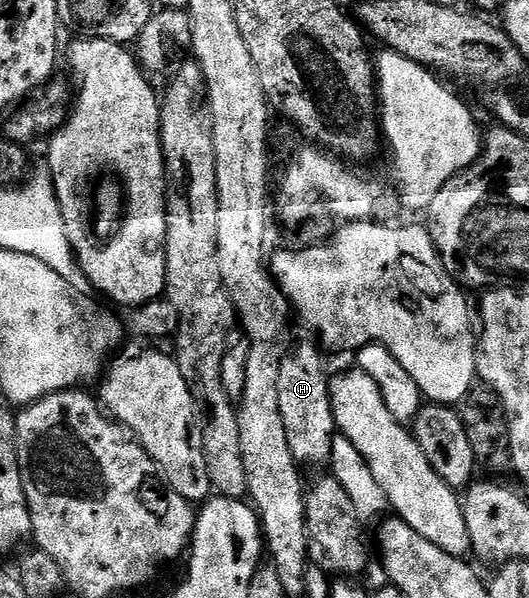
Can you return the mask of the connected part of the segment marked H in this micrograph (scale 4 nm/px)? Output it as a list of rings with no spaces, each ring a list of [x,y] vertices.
[[[313,345],[297,353],[285,352],[278,367],[278,411],[282,415],[282,427],[286,427],[286,443],[290,443],[290,455],[300,467],[327,466],[333,460],[334,438],[338,433],[332,414],[330,377],[324,374],[324,361],[316,354],[317,346]]]

